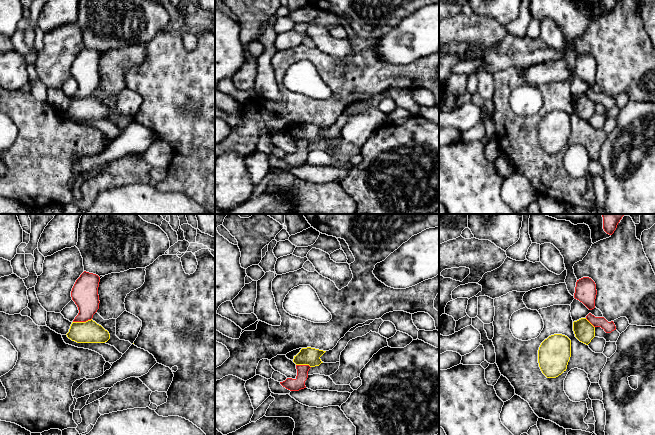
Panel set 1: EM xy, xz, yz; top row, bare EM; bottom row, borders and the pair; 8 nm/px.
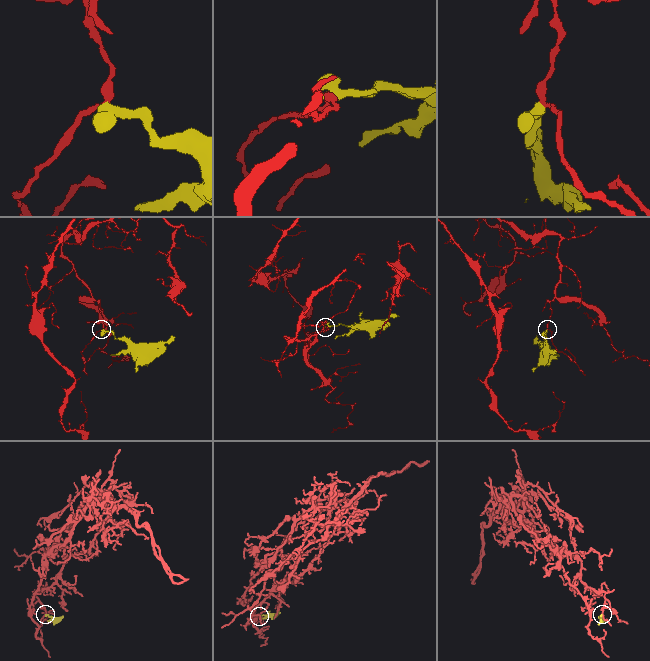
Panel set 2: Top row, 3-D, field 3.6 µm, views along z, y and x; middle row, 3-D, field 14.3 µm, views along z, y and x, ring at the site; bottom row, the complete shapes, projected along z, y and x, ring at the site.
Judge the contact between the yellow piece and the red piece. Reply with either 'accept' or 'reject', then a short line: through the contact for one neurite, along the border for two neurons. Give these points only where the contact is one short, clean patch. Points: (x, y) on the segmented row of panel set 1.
reject; line xy (91, 318), (85, 321), (73, 322)

